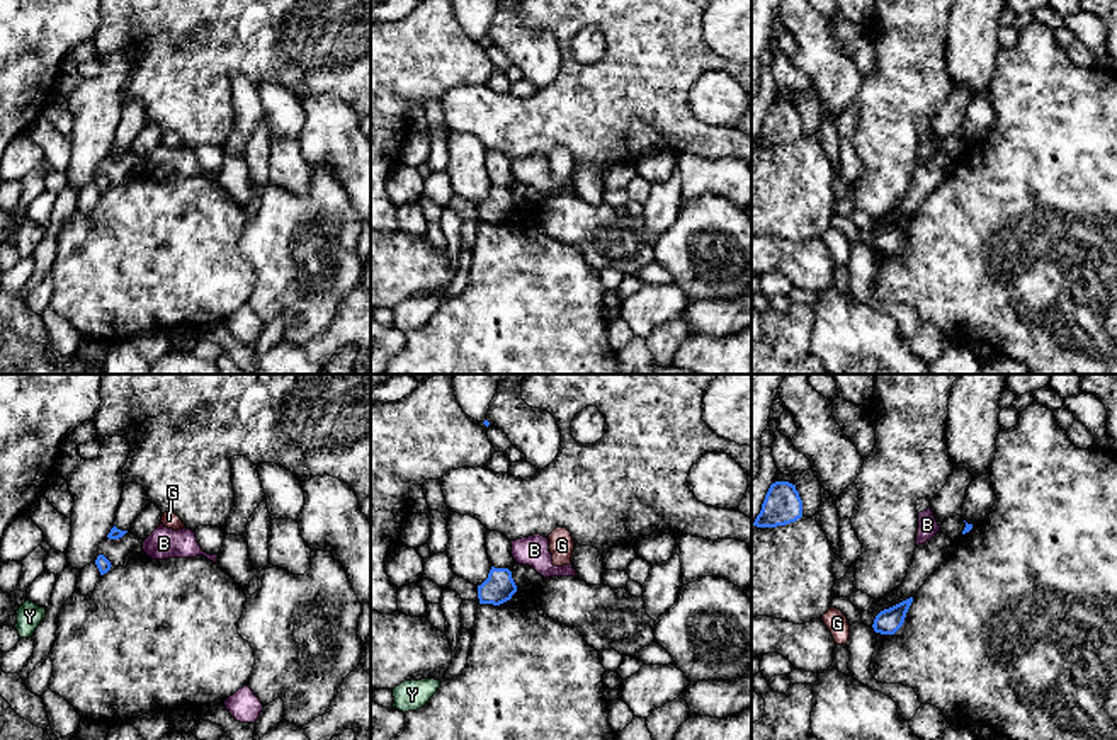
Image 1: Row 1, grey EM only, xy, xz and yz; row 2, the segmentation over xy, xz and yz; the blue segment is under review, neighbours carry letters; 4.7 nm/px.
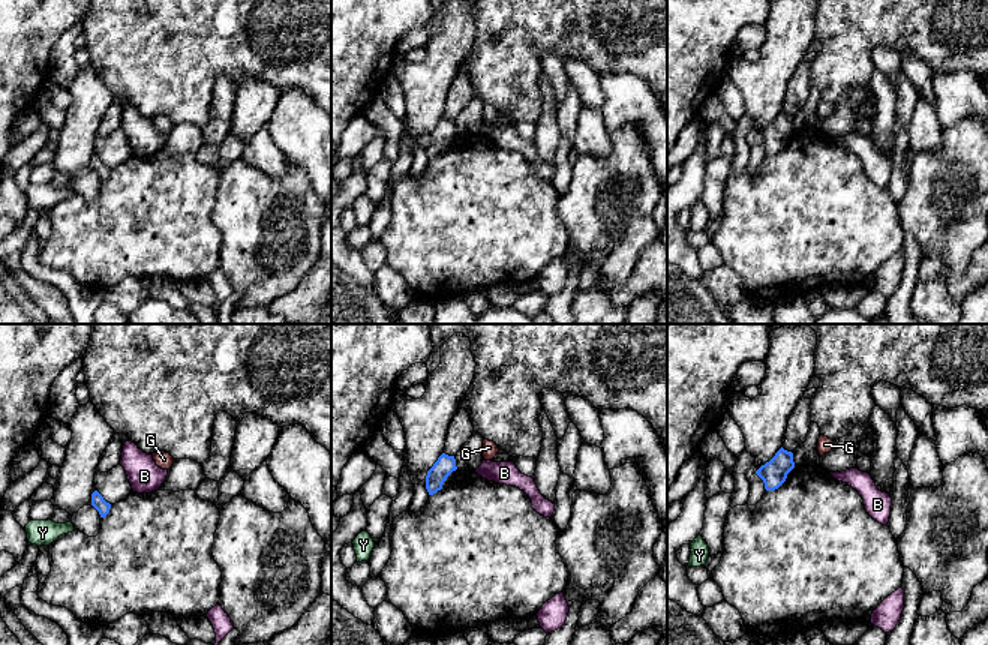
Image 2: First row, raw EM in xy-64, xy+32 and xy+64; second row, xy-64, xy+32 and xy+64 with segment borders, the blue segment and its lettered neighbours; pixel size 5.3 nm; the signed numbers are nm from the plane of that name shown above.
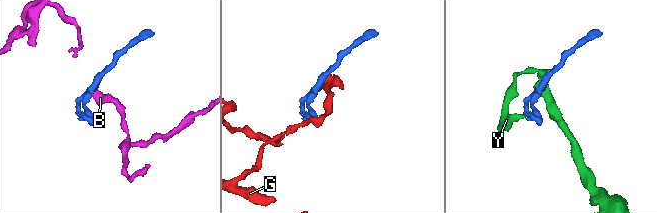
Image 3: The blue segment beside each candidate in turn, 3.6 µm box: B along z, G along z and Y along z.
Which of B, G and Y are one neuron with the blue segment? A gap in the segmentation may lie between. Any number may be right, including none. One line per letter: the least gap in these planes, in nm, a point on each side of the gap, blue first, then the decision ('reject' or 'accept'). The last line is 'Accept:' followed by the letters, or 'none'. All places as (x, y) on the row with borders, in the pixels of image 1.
B: 50 nm apart; from blue across xz (507, 569), (515, 562); reject
G: 110 nm apart; from blue across yz (873, 625), (849, 625); reject
Y: 300 nm apart; from blue across xy (101, 574), (45, 608); accept
Accept: Y

